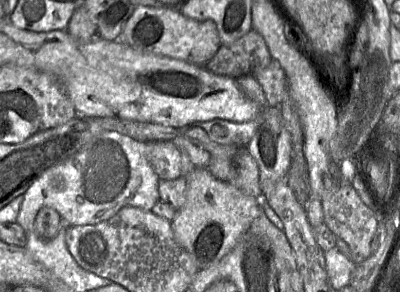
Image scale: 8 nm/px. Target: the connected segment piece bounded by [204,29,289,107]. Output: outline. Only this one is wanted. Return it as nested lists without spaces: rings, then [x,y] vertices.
[[[251,29],[230,45],[221,45],[214,57],[204,66],[214,74],[234,79],[244,75],[254,76],[265,93],[268,107],[279,106],[289,100],[288,81],[285,71],[271,56],[262,35],[254,29]]]

